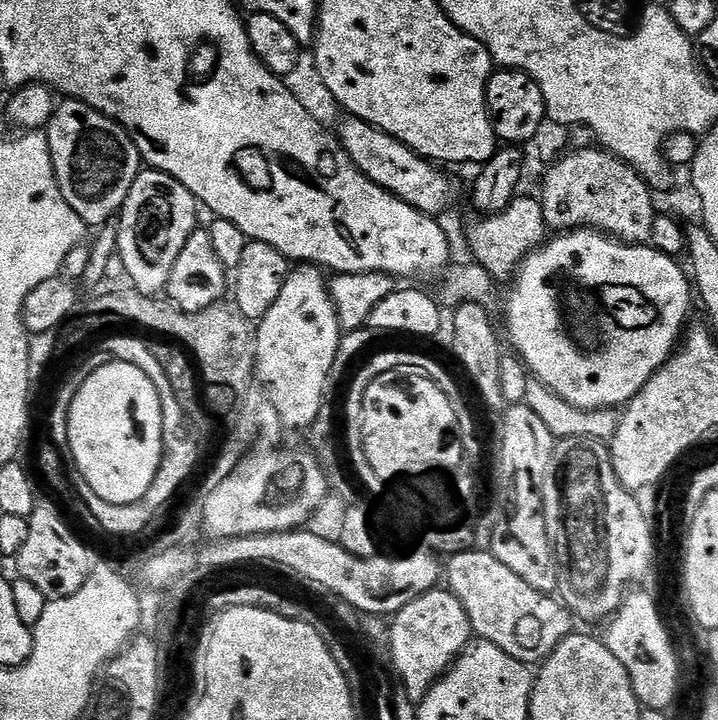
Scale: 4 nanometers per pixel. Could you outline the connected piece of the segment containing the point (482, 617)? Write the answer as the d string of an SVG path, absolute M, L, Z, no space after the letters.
M473 550L470 552L460 552L457 556L451 557L446 564L446 587L449 592L453 592L466 606L466 614L472 623L472 631L477 637L494 646L498 650L506 650L510 658L521 660L523 664L529 666L539 666L548 659L549 654L558 647L566 637L573 635L574 617L563 603L555 595L534 590L527 582L522 582L514 570L509 570L498 562L498 558L493 556L491 551L480 552Z

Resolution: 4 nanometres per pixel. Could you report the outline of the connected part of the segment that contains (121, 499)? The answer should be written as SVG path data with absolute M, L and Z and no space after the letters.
M121 360L104 362L101 368L93 367L82 386L76 391L66 421L70 438L71 463L82 470L82 478L90 482L90 490L111 504L133 504L150 490L154 474L158 474L160 459L164 456L164 435L162 434L162 406L158 402L158 390L154 390L150 378Z

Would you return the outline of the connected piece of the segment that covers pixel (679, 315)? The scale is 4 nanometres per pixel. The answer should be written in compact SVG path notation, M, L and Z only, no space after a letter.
M573 228L570 232L562 232L545 239L544 243L526 256L516 269L516 289L509 294L508 301L504 304L504 324L508 327L508 336L512 339L513 346L516 347L515 355L522 361L525 369L529 368L532 371L531 375L535 379L545 384L554 394L558 394L567 404L586 410L616 410L627 405L629 400L633 400L640 393L642 386L650 382L654 373L672 357L689 323L688 311L692 308L692 300L694 304L694 284L689 273L685 269L684 272L680 269L680 263L677 257L662 254L648 244L623 244L621 240L605 236L594 228Z

